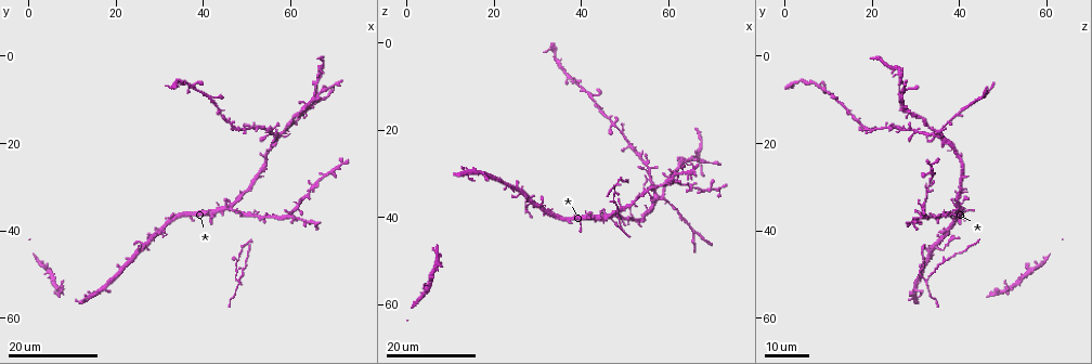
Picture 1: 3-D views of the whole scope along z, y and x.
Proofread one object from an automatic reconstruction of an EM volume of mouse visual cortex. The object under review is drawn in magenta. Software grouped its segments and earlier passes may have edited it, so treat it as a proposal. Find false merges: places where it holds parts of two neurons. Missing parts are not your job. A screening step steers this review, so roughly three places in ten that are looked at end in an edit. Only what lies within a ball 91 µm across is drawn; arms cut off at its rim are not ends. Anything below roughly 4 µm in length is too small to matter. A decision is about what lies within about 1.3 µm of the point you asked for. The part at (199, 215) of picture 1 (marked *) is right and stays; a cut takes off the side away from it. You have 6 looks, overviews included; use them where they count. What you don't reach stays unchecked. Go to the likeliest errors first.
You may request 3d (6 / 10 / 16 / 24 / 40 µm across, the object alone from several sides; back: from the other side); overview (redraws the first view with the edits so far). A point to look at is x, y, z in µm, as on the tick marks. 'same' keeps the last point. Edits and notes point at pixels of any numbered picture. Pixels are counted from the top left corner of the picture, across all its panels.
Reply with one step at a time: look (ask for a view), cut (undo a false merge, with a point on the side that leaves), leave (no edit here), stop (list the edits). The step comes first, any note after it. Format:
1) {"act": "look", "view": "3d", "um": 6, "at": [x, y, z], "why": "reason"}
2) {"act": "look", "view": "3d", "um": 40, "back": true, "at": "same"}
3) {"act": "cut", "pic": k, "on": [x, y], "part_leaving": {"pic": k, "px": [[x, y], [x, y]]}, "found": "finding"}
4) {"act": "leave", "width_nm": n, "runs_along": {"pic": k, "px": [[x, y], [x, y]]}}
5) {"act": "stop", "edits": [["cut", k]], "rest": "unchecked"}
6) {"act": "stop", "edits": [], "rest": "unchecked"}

{"act": "look", "view": "3d", "um": 16, "at": [27.5, 43.5, 34.5]}

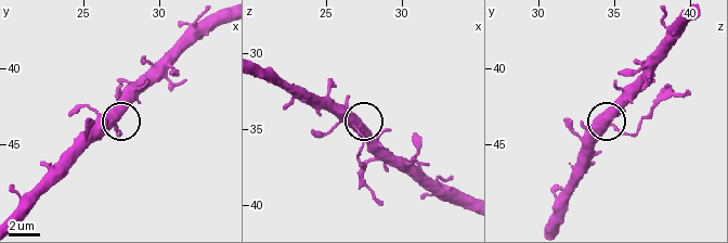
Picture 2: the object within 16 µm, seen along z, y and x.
{"act": "look", "view": "3d", "um": 10, "at": [26.8, 43.6, 34.6]}

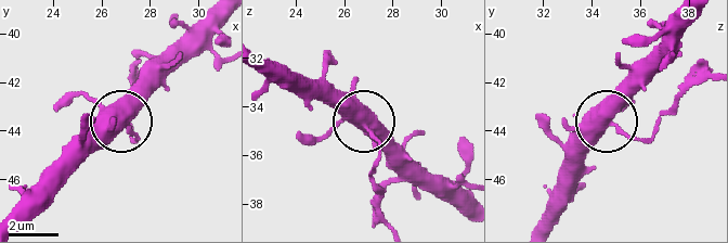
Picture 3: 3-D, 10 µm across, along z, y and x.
{"act": "cut", "pic": 3, "on": [130, 139], "width_nm": 490, "part_leaving": {"pic": 3, "px": [[374, 138], [378, 154], [372, 179], [384, 222]]}, "found": "two neurons meet here"}

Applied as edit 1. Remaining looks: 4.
{"act": "look", "view": "3d", "um": 24, "at": [48.0, 51.0, 32.5], "why": "looks like a crossing"}

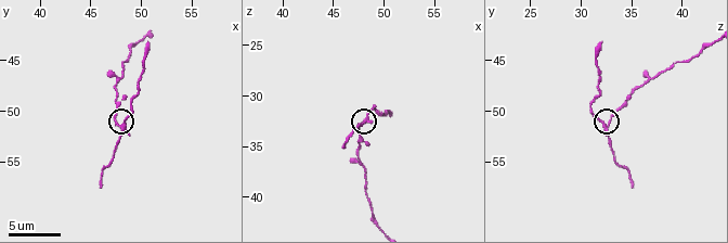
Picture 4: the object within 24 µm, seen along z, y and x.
{"act": "look", "view": "3d", "um": 10, "at": [48.0, 51.4, 32.4]}

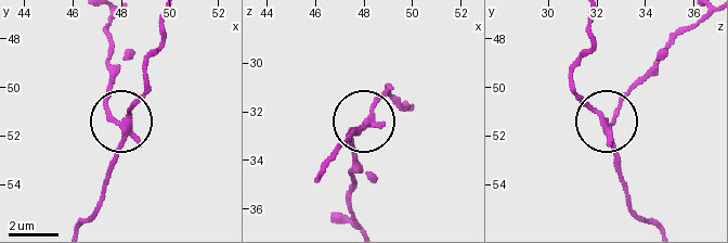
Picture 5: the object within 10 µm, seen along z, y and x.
{"act": "cut", "pic": 5, "on": [107, 99], "width_nm": 210, "part_leaving": {"pic": 5, "px": [[128, 129], [105, 101], [112, 45], [105, 28], [112, 20]]}, "found": "a second neuron is stuck on"}

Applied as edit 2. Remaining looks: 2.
{"act": "look", "view": "3d", "um": 16, "at": [66.0, 8.5, 26.5], "why": "a fork"}

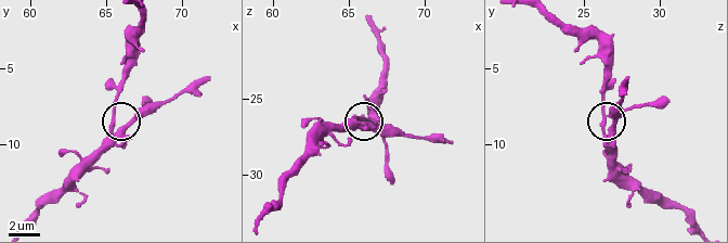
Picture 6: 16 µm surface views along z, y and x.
{"act": "look", "view": "3d", "um": 10, "at": [66.0, 9.2, 26.8], "why": "zoom in"}

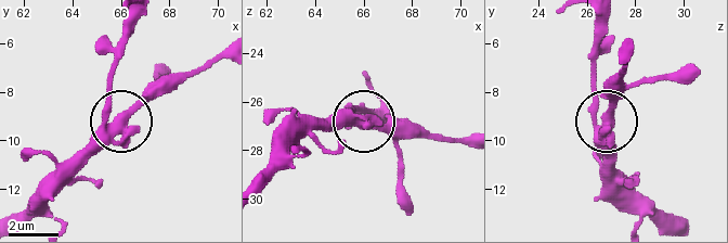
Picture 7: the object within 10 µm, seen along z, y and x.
{"act": "leave", "width_nm": 370, "runs_along": {"pic": 7, "px": [[23, 212], [164, 77]]}, "found": "continuous, no second neuron"}

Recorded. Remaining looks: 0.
{"act": "stop", "edits": [["cut", 3], ["cut", 5]], "rest": "unchecked"}

